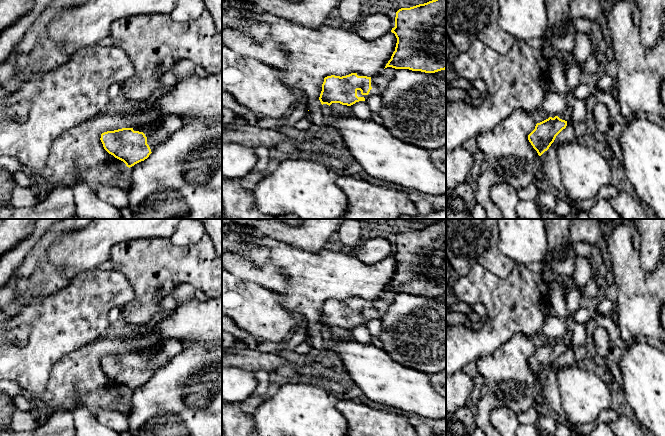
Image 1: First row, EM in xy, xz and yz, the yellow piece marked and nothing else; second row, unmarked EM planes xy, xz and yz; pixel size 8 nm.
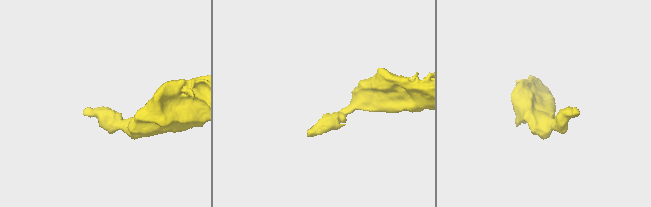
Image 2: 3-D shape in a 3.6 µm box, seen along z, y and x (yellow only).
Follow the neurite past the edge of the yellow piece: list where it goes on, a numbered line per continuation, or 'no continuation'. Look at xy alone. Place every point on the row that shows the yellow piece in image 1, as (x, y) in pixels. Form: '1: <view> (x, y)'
1: xy (169, 124)

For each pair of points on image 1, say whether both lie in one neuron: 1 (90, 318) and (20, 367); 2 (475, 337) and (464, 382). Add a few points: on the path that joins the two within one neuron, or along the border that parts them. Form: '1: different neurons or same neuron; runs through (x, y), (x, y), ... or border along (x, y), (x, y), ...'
1: same neuron; runs through (73, 321), (37, 355)
2: different neurons; border along (462, 369), (456, 371)

